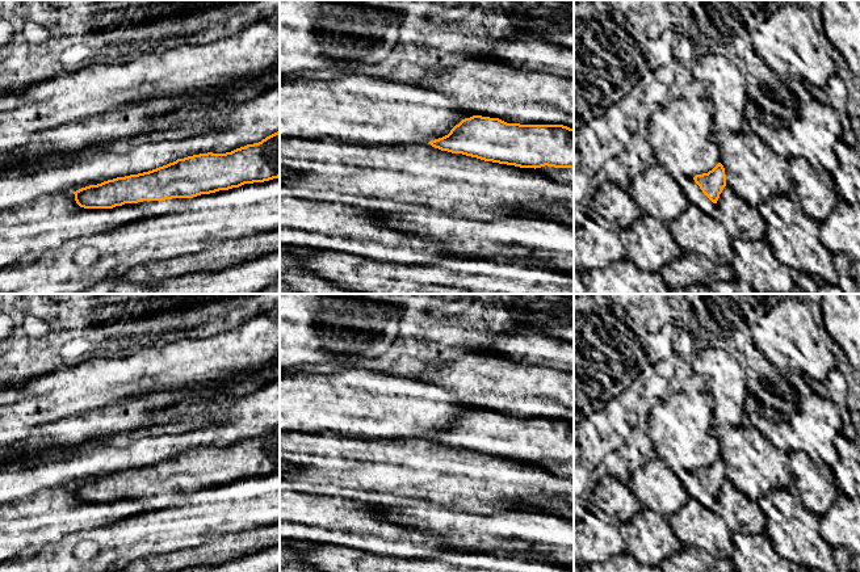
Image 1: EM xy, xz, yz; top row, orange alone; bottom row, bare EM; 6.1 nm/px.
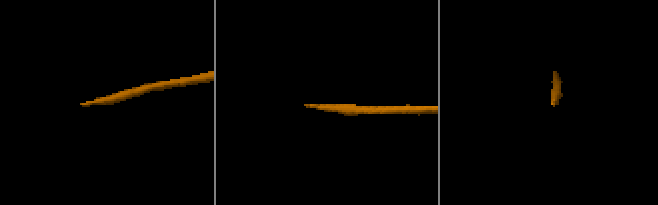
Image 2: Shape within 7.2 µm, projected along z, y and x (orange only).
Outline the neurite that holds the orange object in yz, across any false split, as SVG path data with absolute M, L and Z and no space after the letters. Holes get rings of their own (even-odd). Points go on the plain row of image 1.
M718 457L712 464L695 471L685 470L680 464L672 467L689 497L697 500L706 509L720 514L717 495L726 480L725 462Z

